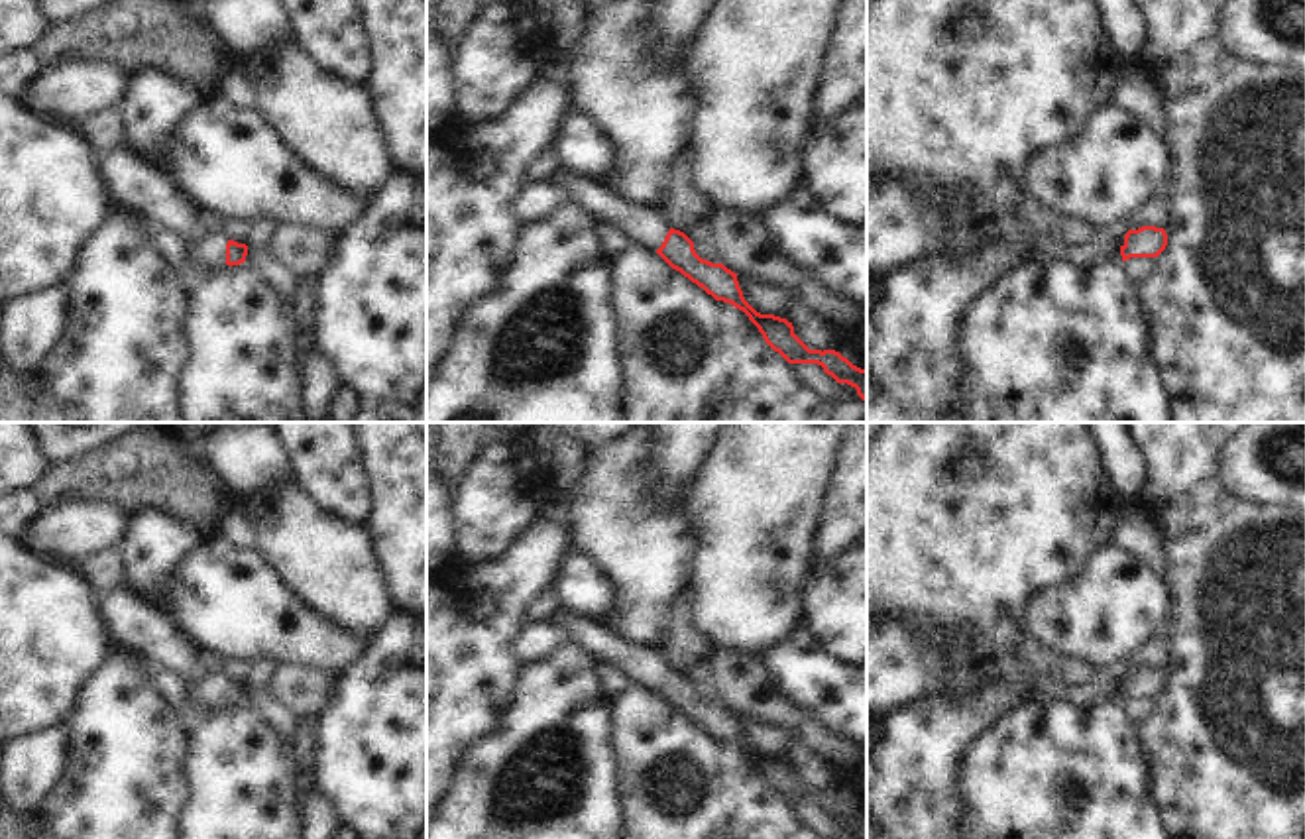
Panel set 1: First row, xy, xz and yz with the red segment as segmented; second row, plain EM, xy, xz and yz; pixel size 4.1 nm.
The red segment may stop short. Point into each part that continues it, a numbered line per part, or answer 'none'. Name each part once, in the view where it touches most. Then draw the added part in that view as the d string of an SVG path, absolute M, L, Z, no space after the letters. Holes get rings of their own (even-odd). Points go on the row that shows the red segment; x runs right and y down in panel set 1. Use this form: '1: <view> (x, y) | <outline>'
1: xy (209, 252) | M208 232L187 246L187 257L193 269L210 271L226 265L228 238L222 232Z

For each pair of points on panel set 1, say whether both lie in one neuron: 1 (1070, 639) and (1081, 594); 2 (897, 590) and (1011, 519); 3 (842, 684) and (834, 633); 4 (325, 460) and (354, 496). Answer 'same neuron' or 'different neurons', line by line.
1: same neuron
2: same neuron
3: different neurons
4: same neuron

